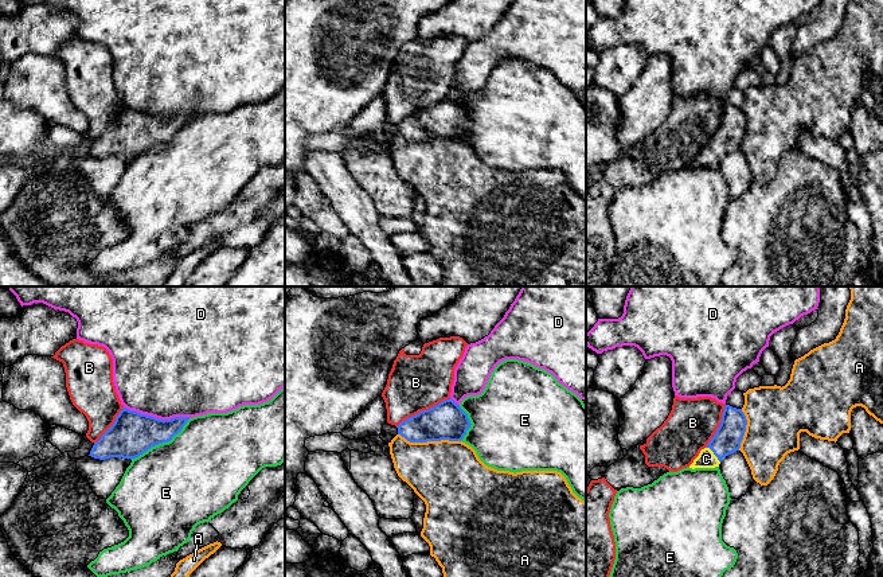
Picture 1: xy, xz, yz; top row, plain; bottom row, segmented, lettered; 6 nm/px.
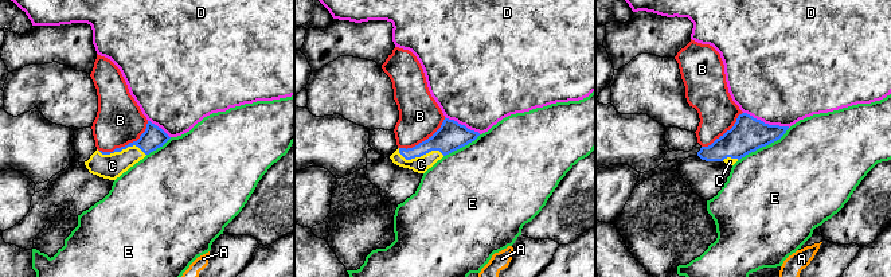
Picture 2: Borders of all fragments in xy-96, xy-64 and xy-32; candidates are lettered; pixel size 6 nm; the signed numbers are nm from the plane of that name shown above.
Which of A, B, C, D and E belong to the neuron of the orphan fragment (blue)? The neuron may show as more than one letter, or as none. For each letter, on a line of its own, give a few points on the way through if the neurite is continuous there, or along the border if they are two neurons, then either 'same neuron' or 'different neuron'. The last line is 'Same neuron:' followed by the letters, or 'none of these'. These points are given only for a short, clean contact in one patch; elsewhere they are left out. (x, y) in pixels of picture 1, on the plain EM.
A: different neuron
B: along xz (449, 96), (406, 116), (397, 125) | different neuron
C: across yz (729, 135), (714, 152), (706, 158) | same neuron
D: different neuron
E: different neuron
Same neuron: C

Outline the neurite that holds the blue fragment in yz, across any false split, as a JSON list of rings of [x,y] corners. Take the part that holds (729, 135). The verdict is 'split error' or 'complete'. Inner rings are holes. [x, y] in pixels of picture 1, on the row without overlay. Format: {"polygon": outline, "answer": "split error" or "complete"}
{"polygon": [[[724,104],[722,120],[716,132],[700,149],[699,155],[693,159],[689,167],[715,167],[720,160],[739,149],[741,141],[746,130],[747,118],[742,108]]], "answer": "split error"}

